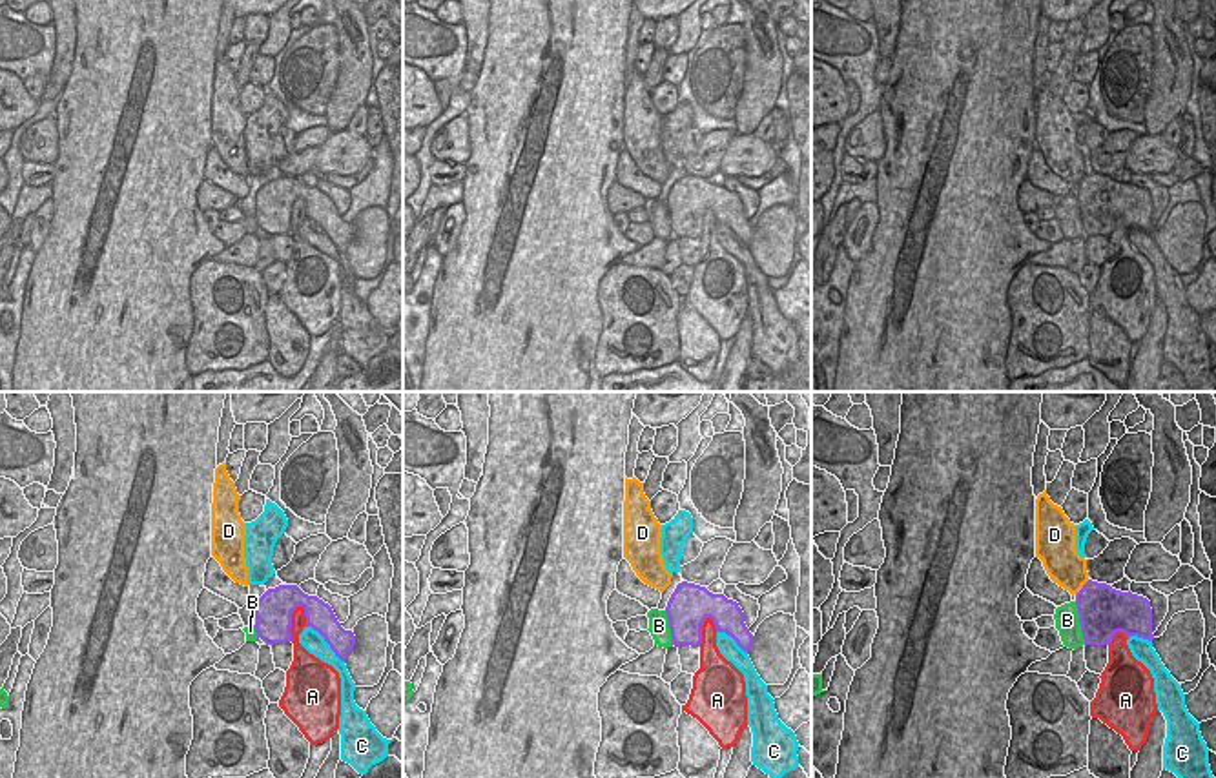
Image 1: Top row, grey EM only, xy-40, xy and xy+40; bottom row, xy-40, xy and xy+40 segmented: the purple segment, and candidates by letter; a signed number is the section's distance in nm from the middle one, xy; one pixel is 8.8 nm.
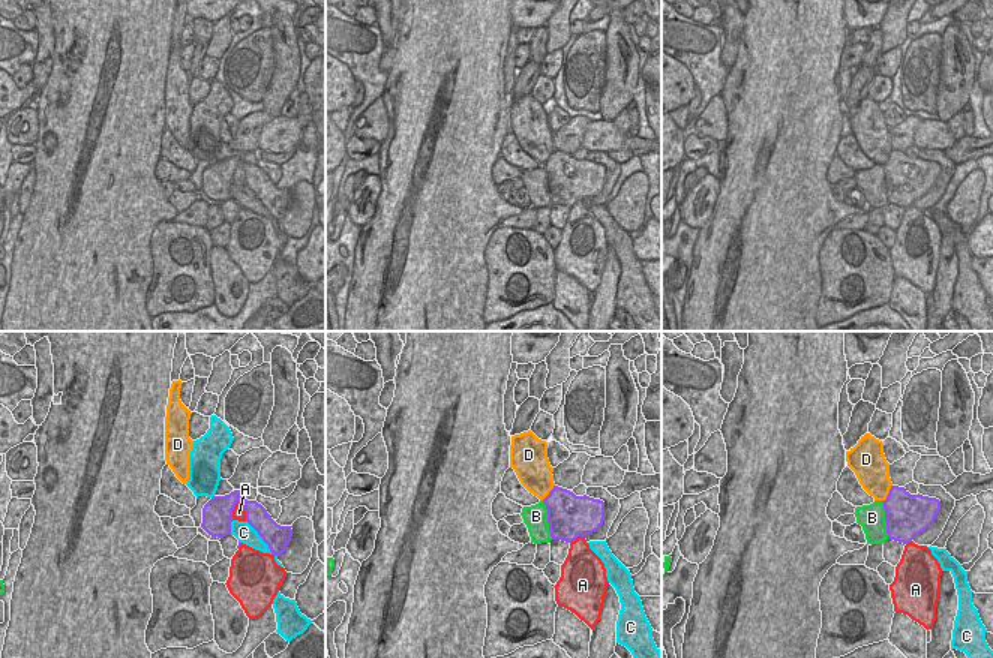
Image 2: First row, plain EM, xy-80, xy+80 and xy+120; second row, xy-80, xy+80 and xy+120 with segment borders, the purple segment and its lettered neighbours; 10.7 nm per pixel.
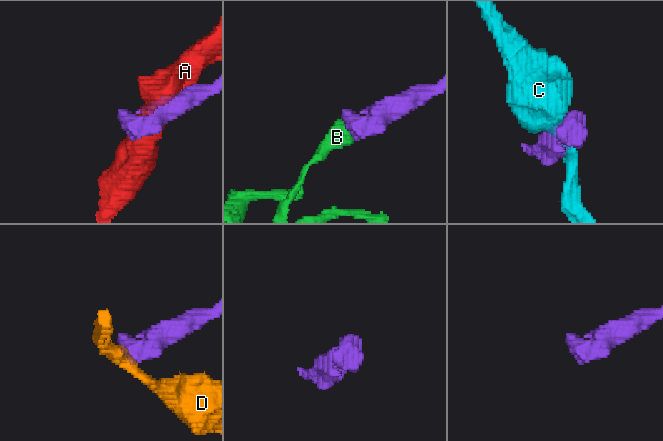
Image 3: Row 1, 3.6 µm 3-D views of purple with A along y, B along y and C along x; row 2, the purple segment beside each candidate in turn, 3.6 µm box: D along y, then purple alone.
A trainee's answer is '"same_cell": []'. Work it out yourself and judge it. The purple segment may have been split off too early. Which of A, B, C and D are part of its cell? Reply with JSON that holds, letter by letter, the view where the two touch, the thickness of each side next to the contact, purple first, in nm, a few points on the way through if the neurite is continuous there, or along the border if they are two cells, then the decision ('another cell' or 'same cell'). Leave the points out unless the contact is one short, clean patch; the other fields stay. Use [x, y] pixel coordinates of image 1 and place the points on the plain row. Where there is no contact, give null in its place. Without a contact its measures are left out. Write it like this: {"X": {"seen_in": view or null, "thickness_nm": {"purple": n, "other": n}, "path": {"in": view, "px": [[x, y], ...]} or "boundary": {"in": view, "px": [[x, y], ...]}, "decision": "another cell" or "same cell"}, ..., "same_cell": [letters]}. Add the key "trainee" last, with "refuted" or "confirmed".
{"A": {"seen_in": "xy-40", "thickness_nm": {"purple": 320, "other": 130}, "decision": "another cell"}, "B": {"seen_in": "xy+40", "thickness_nm": {"purple": 440, "other": 220}, "boundary": {"in": "xy+40", "px": [[1074, 194], [1085, 235]]}, "decision": "another cell"}, "C": {"seen_in": "xy-40", "thickness_nm": {"purple": 240, "other": 180}, "decision": "another cell"}, "D": {"seen_in": "xy+40", "thickness_nm": {"purple": 420, "other": 320}, "boundary": {"in": "xy+40", "px": [[1089, 172], [1076, 186]]}, "decision": "another cell"}, "same_cell": [], "trainee": "confirmed"}

